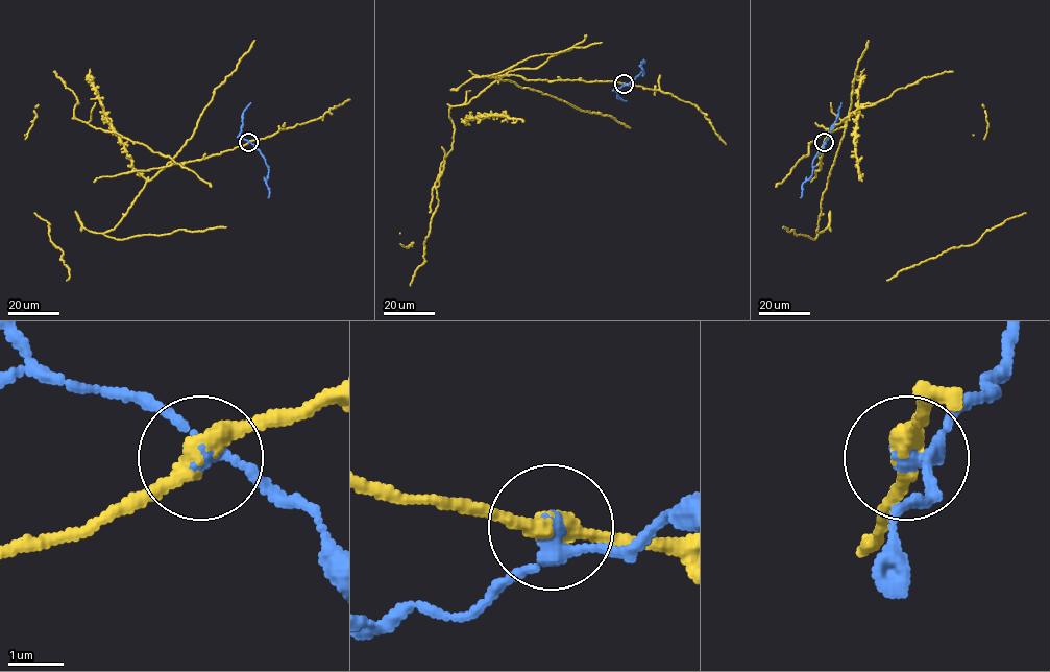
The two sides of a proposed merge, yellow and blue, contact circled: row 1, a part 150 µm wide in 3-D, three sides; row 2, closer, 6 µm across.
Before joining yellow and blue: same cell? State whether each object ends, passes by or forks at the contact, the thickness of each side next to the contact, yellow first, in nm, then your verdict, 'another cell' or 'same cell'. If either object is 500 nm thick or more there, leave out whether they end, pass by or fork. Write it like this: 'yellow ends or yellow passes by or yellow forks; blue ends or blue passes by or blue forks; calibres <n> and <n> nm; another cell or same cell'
yellow passes by; blue passes by; calibres 360 and 280 nm; another cell

